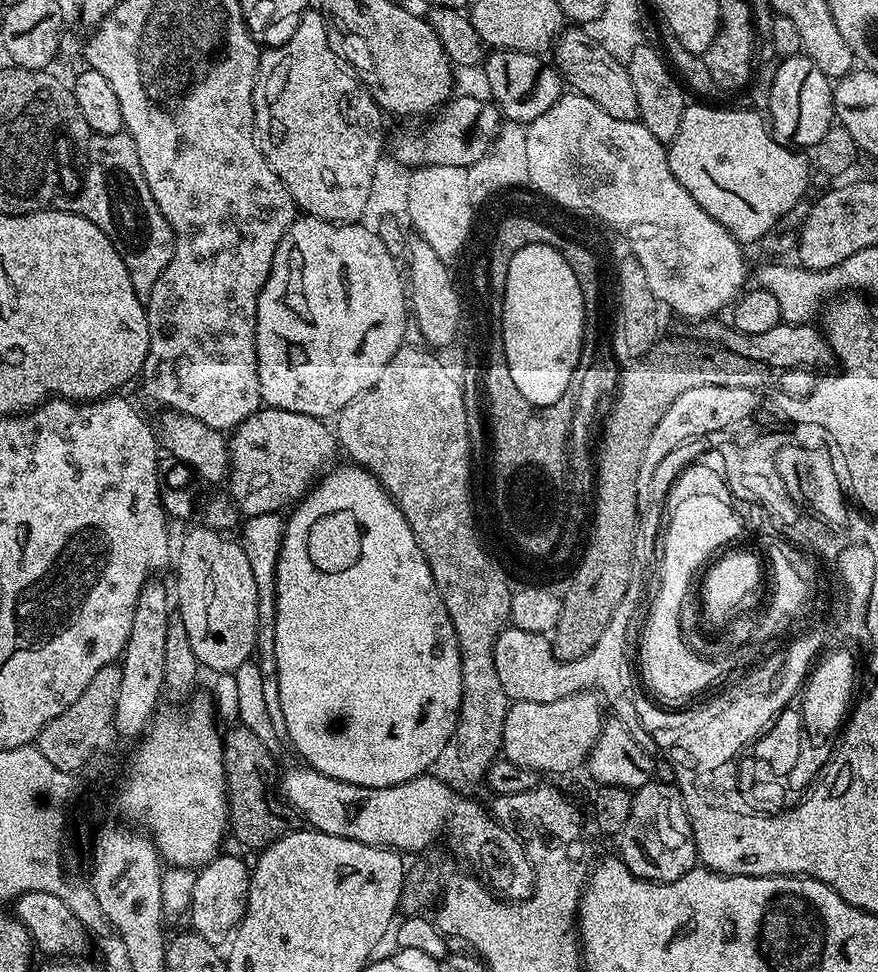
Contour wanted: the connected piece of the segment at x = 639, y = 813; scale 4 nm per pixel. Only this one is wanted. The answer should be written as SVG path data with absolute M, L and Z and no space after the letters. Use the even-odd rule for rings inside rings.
M649 782L635 789L630 806L630 822L618 837L624 865L637 880L654 880L658 884L670 884L697 867L696 843L692 837L692 822L682 794L675 783Z

